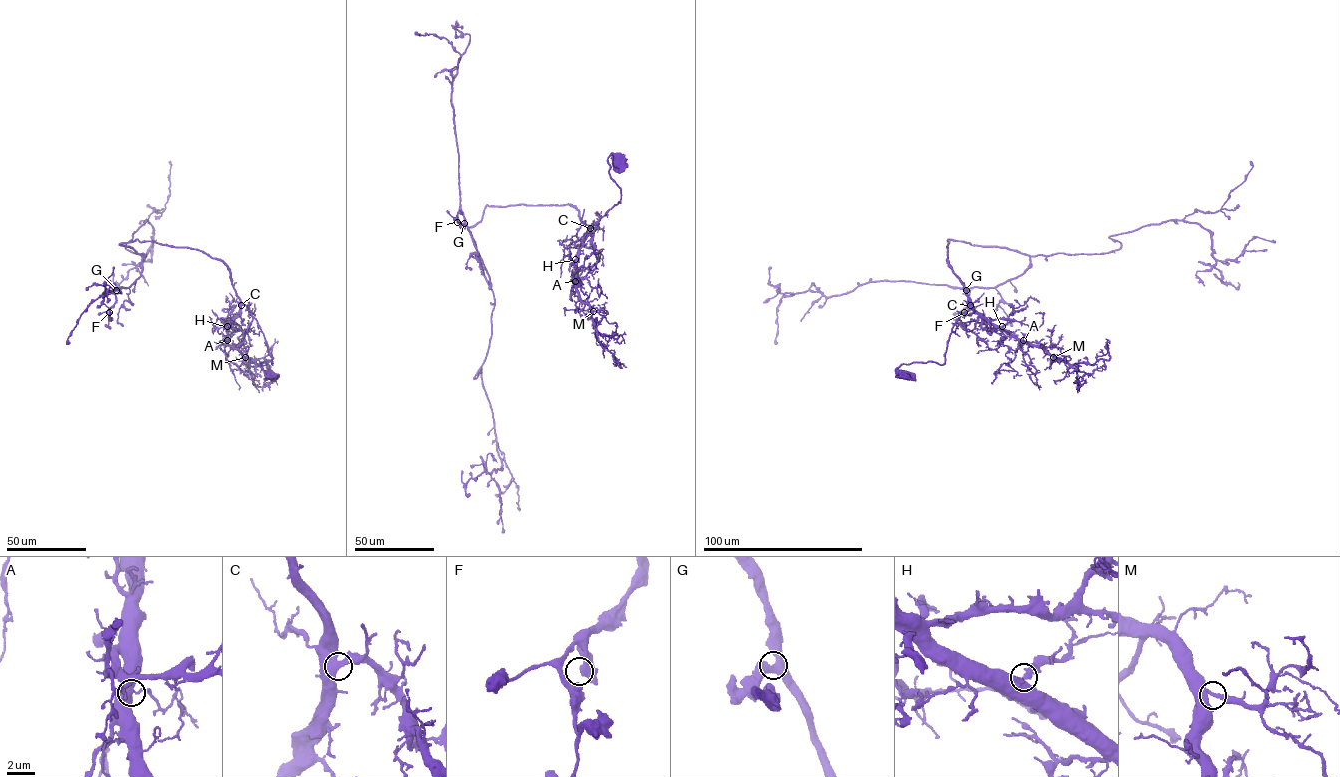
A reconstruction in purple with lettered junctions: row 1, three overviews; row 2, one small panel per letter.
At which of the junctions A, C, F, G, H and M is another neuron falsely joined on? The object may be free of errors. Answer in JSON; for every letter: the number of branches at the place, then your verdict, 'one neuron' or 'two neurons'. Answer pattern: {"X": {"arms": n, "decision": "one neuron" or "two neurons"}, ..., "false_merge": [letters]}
{"A": {"arms": 2, "decision": "one neuron"}, "C": {"arms": 2, "decision": "one neuron"}, "F": {"arms": 2, "decision": "one neuron"}, "G": {"arms": 2, "decision": "one neuron"}, "H": {"arms": 2, "decision": "one neuron"}, "M": {"arms": 2, "decision": "one neuron"}, "false_merge": []}

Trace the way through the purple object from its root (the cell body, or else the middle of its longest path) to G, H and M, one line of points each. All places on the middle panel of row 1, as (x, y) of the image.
G: (617, 161), (607, 159), (620, 202), (597, 228), (570, 204), (486, 205), (468, 229), (490, 287), (464, 223)
H: (617, 161), (611, 154), (607, 159), (620, 202), (597, 228), (589, 228), (575, 259)
M: (617, 161), (611, 154), (607, 159), (620, 202), (597, 228), (589, 228), (577, 262), (579, 297), (593, 311)

